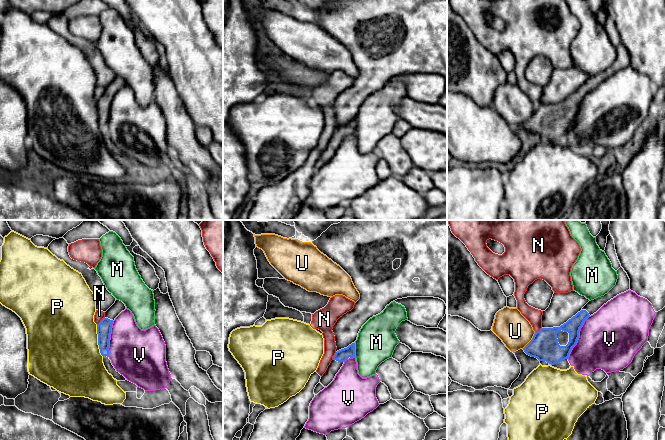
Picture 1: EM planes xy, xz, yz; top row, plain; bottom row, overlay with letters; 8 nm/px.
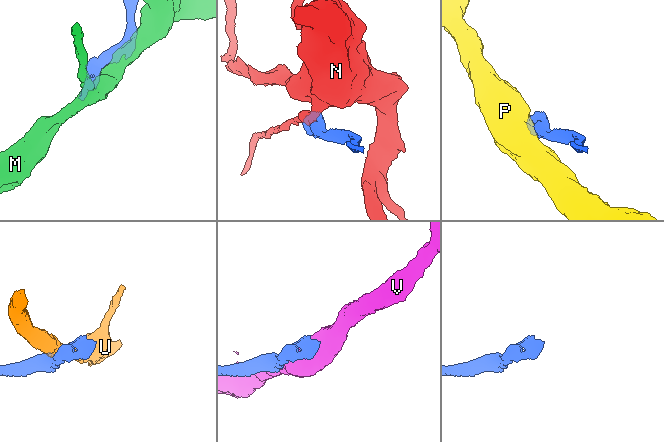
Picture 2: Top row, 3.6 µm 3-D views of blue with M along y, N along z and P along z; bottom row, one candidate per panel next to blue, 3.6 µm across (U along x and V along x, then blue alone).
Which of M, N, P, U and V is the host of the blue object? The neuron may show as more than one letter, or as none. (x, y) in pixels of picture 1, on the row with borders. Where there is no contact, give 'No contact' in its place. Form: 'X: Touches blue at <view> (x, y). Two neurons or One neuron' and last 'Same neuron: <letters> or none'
M: Touches blue at xz (354, 350). Two neurons
N: Touches blue at xy (101, 321). Two neurons
P: Touches blue at xy (98, 341). Two neurons
U: Touches blue at yz (531, 340). Two neurons
V: Touches blue at yz (578, 337). Two neurons
Same neuron: none

